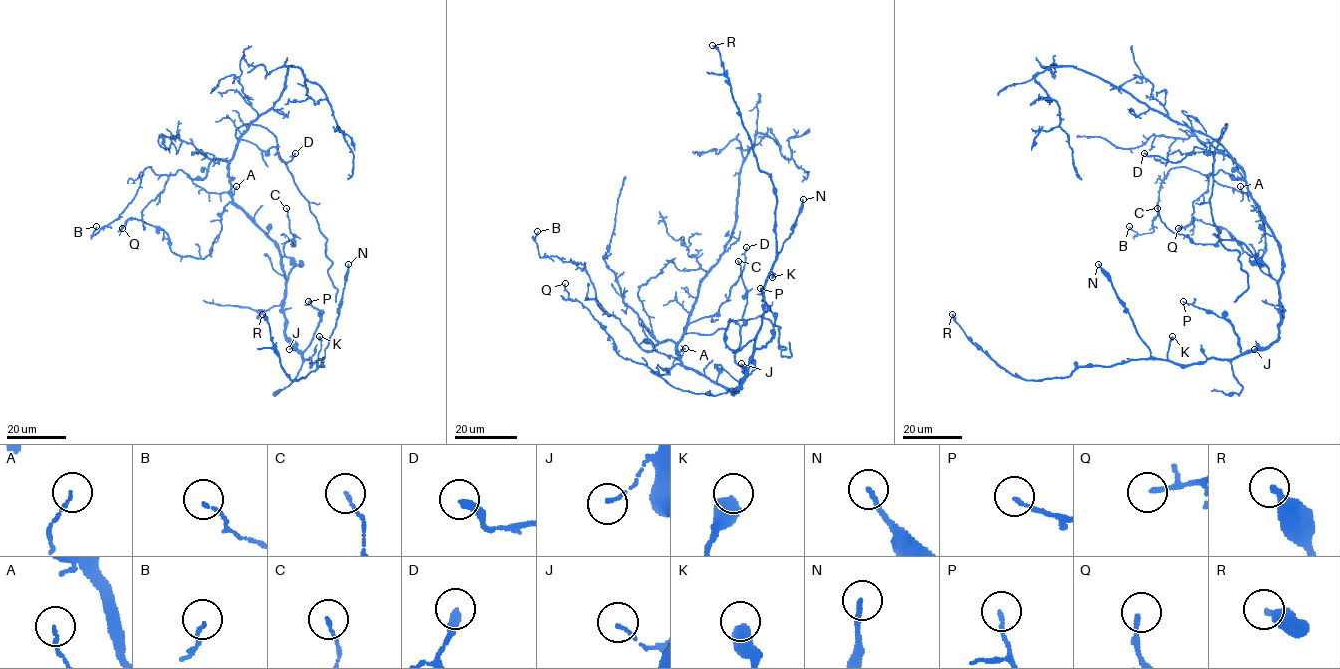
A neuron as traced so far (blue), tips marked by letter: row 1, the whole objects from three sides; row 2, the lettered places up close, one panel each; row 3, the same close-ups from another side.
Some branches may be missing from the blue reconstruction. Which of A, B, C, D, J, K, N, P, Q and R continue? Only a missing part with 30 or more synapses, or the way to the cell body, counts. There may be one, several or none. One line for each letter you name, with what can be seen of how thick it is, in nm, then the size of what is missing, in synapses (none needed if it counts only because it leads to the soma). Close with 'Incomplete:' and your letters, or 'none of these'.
Incomplete: none of these

